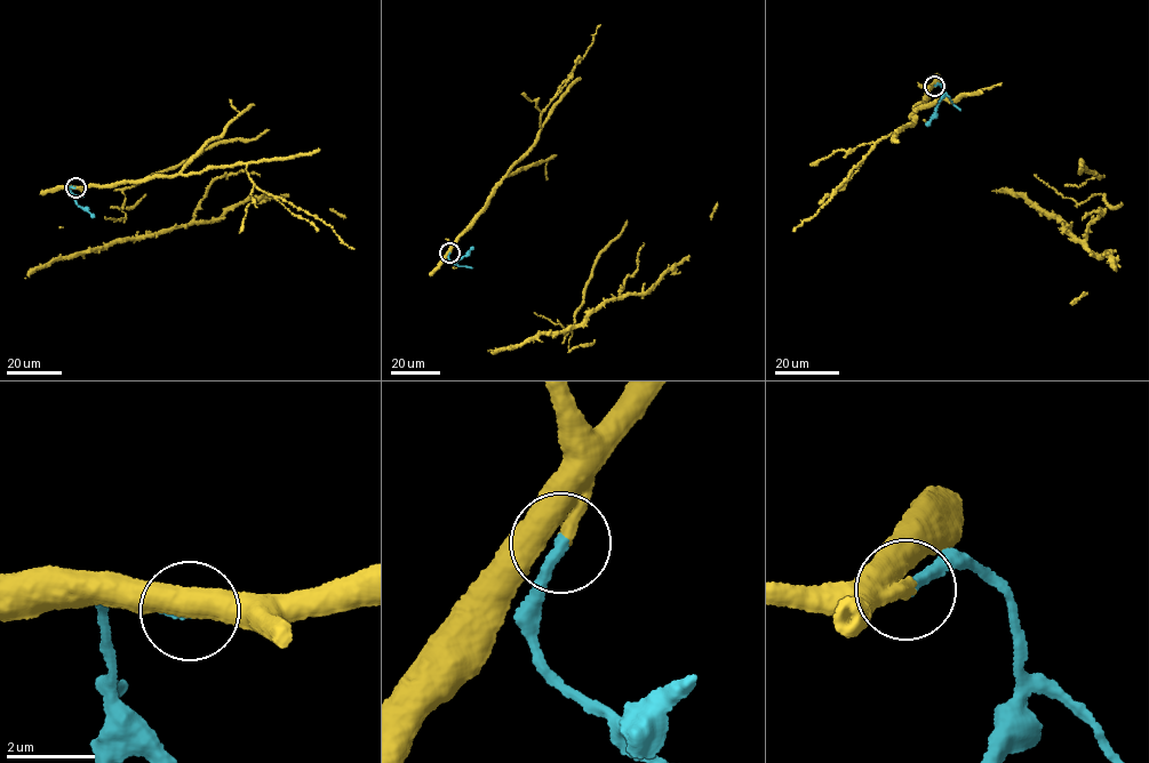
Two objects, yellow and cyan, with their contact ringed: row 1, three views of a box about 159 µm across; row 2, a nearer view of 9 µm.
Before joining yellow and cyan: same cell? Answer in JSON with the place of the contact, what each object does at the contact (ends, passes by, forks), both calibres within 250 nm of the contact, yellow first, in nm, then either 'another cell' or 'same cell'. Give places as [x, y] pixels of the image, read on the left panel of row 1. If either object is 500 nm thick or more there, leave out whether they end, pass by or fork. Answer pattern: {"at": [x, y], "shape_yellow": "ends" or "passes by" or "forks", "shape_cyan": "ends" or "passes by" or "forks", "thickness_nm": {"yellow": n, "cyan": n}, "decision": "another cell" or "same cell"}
{"at": [76, 187], "shape_yellow": "passes by", "shape_cyan": "ends", "thickness_nm": {"yellow": 380, "cyan": 300}, "decision": "same cell"}

